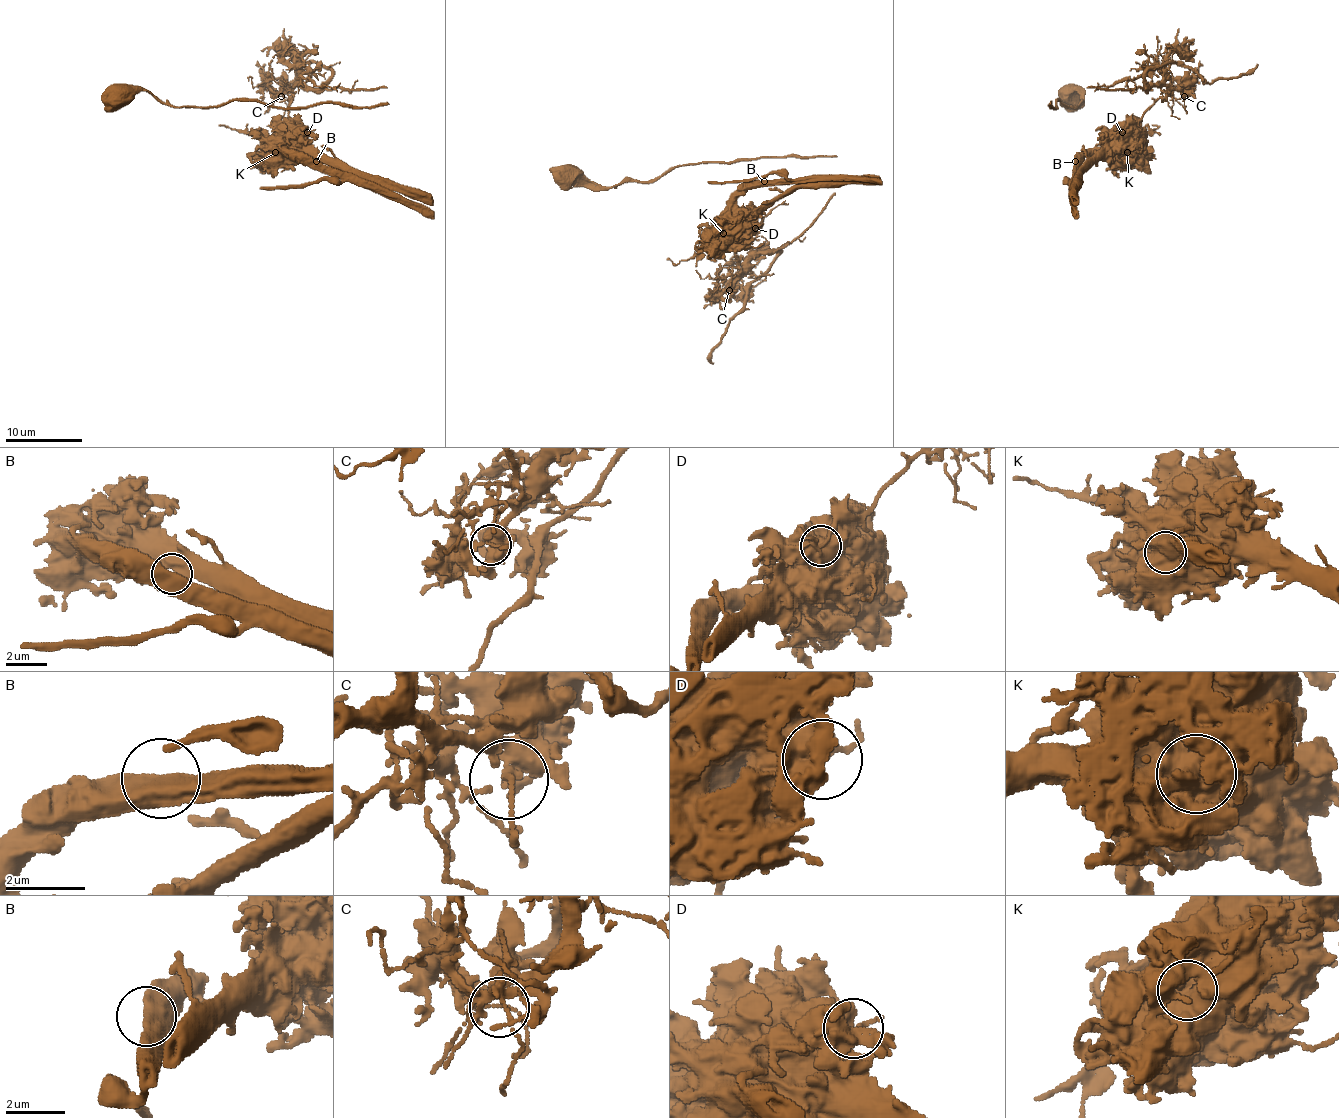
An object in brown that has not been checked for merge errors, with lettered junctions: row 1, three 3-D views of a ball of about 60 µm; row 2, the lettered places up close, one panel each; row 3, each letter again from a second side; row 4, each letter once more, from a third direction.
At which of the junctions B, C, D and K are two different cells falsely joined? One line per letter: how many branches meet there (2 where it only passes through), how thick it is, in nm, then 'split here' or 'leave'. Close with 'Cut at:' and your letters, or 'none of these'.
B: branches 2; calibre 550 nm; leave
C: branches 2; calibre 130 nm; leave
D: branches 2; calibre 200 nm; split here
K: branches 1; calibre 1350 nm; split here
Cut at: D, K

